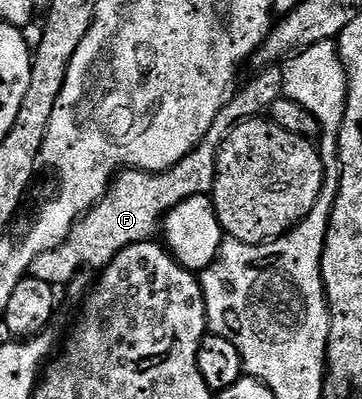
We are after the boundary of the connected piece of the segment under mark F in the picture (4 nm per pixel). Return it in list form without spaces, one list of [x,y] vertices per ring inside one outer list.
[[[268,63],[263,68],[264,70],[257,77],[249,79],[248,86],[245,89],[244,86],[237,88],[236,94],[230,99],[230,103],[226,103],[226,107],[222,107],[222,111],[218,111],[218,115],[214,119],[210,129],[206,131],[206,135],[179,163],[169,169],[162,170],[161,173],[154,174],[145,173],[143,169],[123,170],[113,180],[104,198],[90,212],[85,213],[77,221],[76,226],[70,231],[68,238],[58,247],[54,247],[50,251],[38,255],[38,259],[34,259],[30,275],[34,279],[40,279],[52,286],[61,287],[61,285],[67,286],[76,277],[88,271],[84,269],[102,271],[112,262],[114,255],[118,255],[126,247],[130,247],[134,243],[153,240],[161,232],[164,218],[168,216],[171,209],[178,207],[178,203],[182,203],[191,197],[202,197],[211,194],[214,187],[214,179],[216,178],[216,156],[222,147],[224,136],[228,134],[228,130],[241,121],[251,121],[259,118],[283,94],[283,71],[281,66],[276,63]]]

